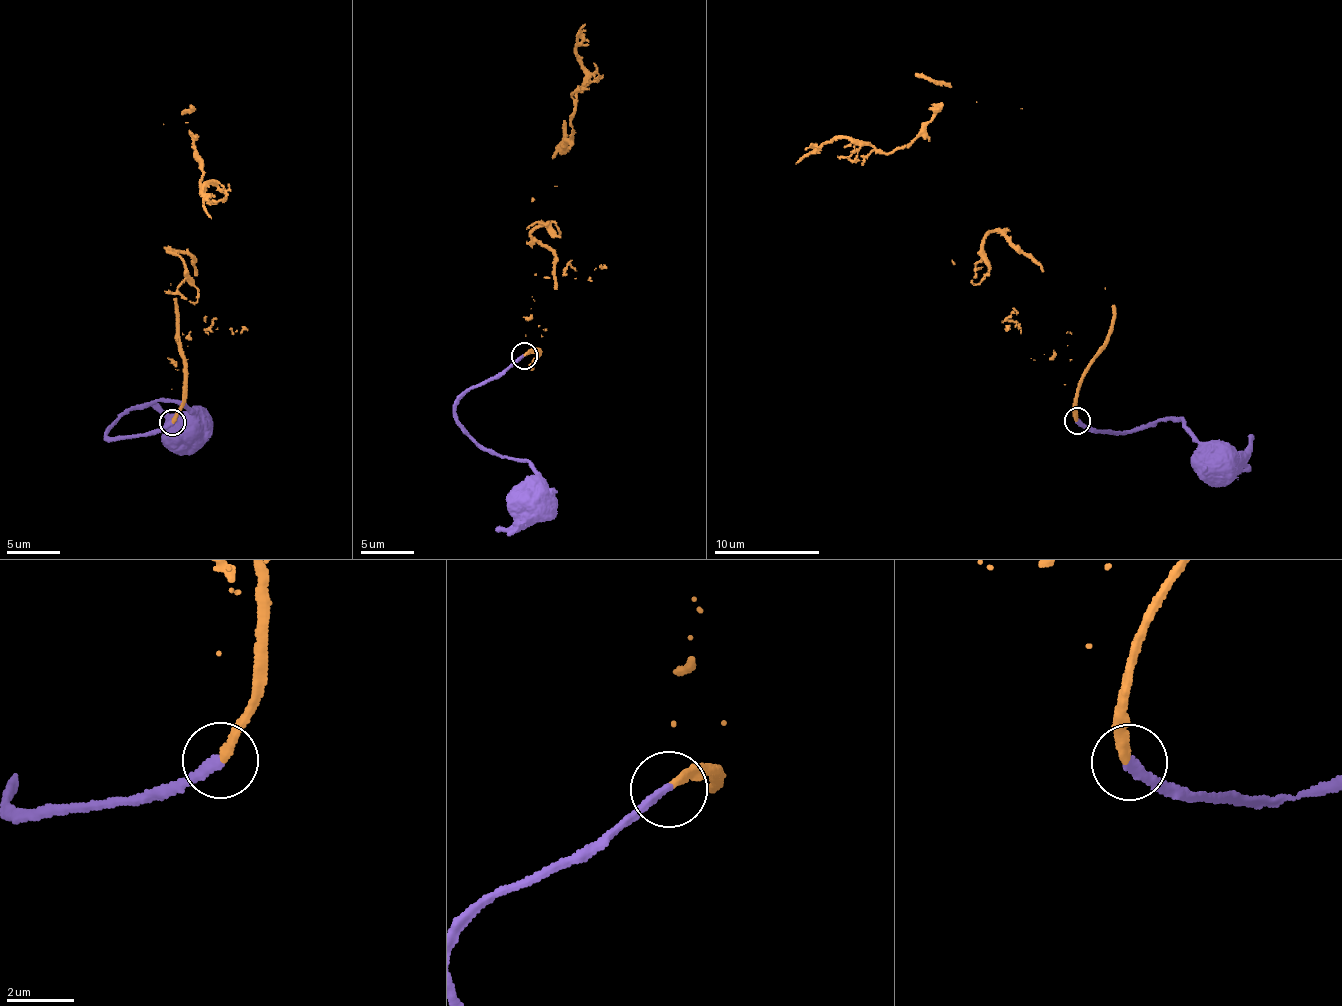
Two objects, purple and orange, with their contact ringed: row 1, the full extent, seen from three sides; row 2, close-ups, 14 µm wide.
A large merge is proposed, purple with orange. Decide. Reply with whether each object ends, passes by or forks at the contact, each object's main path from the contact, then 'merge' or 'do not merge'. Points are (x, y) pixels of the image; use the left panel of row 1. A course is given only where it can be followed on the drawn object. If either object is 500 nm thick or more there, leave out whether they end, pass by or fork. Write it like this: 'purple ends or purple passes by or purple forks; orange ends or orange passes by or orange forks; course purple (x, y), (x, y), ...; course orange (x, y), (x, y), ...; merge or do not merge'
purple ends; orange ends; course purple (173, 421), (142, 435), (108, 437), (106, 434), (131, 409), (156, 401), (177, 401), (191, 413), (189, 433); course orange (173, 421), (195, 304), (177, 253), (201, 165), (202, 191), (211, 180), (202, 204), (212, 217); merge

